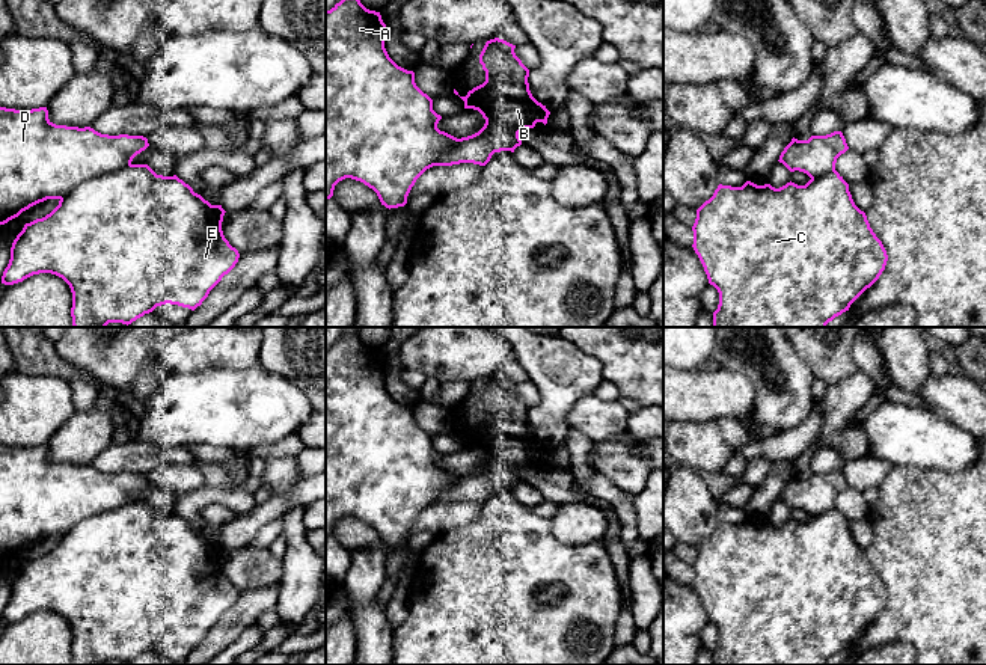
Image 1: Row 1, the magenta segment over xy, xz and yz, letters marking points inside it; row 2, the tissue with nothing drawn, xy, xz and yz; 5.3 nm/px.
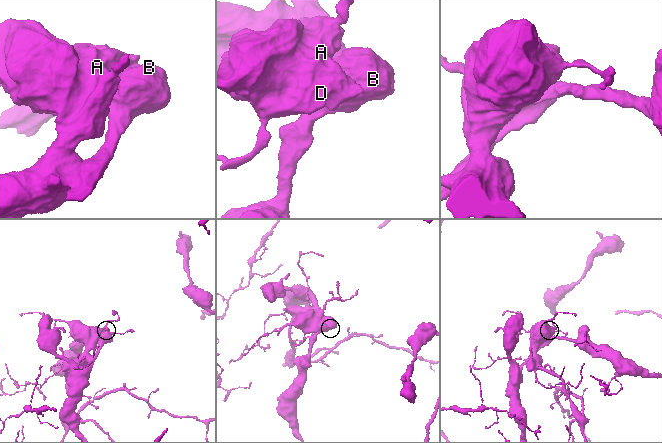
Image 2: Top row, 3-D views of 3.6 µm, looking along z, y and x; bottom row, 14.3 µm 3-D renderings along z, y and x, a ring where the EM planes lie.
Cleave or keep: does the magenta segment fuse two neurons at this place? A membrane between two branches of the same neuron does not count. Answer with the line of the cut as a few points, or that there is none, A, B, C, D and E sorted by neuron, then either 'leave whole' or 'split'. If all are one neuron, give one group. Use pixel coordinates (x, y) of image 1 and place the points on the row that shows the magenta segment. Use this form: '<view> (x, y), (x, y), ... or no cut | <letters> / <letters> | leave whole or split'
no cut | A B C D E | leave whole

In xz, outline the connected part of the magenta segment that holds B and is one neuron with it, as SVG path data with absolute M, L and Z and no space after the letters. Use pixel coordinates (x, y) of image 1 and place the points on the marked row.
M341 0L326 11L326 199L339 181L351 178L372 188L386 208L404 207L427 169L460 163L485 166L495 152L514 152L522 145L522 130L547 124L550 112L532 97L529 69L516 56L516 45L495 38L479 54L485 81L460 97L464 109L482 115L484 127L461 139L440 131L442 116L433 110L433 100L416 86L413 71L389 57L384 33L380 12L366 9L360 0Z

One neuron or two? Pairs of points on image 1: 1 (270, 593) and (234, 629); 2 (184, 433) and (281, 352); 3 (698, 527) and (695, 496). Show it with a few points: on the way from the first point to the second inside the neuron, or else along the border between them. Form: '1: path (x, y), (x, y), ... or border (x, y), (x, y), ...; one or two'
1: path (261, 599), (240, 620); one
2: border (258, 365), (285, 376), (294, 383); two
3: path (695, 519), (695, 504); one

